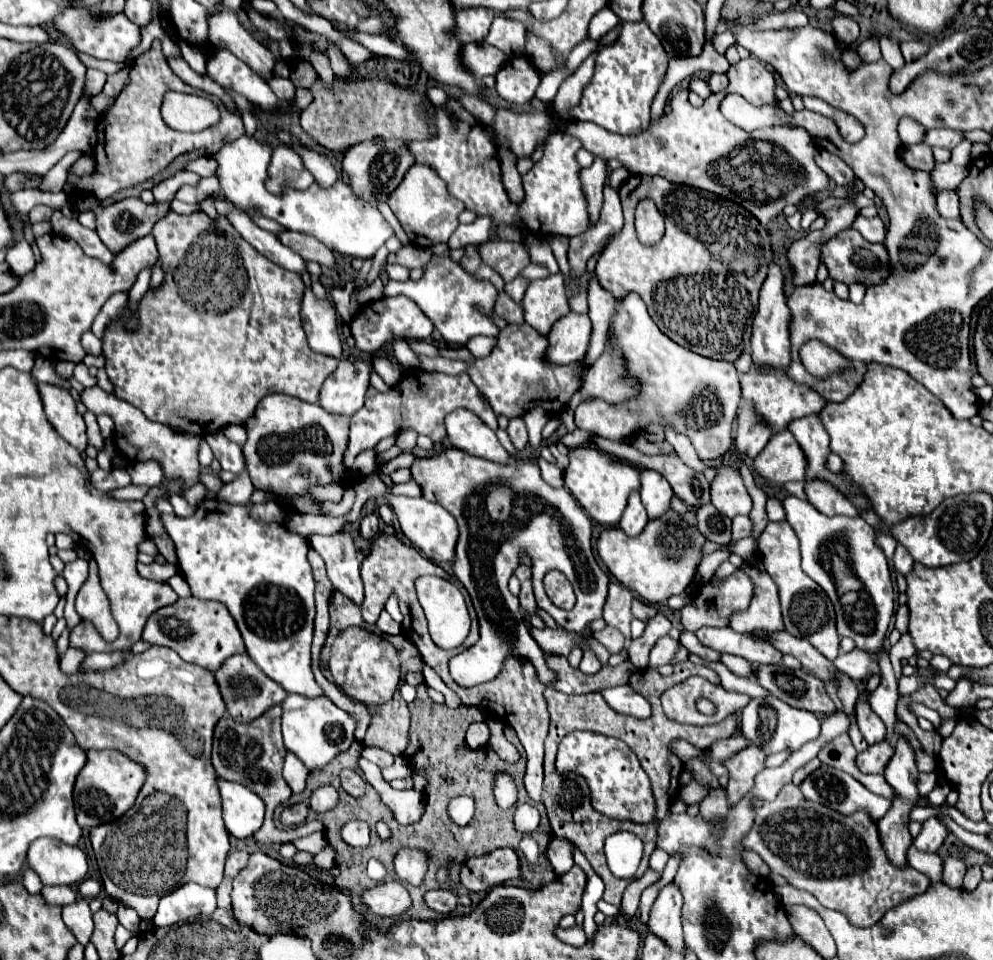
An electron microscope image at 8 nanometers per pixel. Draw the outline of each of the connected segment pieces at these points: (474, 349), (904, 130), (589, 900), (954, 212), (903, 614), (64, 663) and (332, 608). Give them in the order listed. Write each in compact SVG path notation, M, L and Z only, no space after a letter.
M475 336L468 341L466 347L473 356L479 358L489 355L495 346L495 343L496 338L494 337Z
M911 117L901 119L901 141L903 145L915 145L925 139L925 127Z
M573 847L573 855L575 855L575 865L581 867L581 869L585 871L587 879L589 879L589 881L587 881L587 887L585 887L585 893L583 893L583 911L585 911L585 923L583 923L583 927L585 927L587 937L591 939L593 933L595 933L595 921L593 921L593 915L597 913L595 903L597 903L597 901L601 899L601 895L603 895L603 881L601 881L601 877L593 871L593 867L591 867L589 861L585 859L585 855L579 853L577 847Z
M941 191L943 195L937 197L937 209L943 217L947 219L953 219L959 215L959 209L957 209L957 201L953 195L947 195L947 193L955 193L955 191Z
M901 605L895 613L895 627L901 631L901 633L907 633L907 623L909 623L909 611L905 605Z
M69 647L67 651L65 651L65 655L60 658L59 665L61 670L66 674L75 673L75 669L79 667L79 663L81 663L85 657L87 657L87 653L85 653L83 649L79 649L79 647Z
M335 591L333 597L331 597L331 605L329 605L329 613L331 613L331 631L329 635L335 637L339 635L343 629L347 627L365 627L365 629L371 629L363 617L361 617L361 611L355 603L351 603L351 599L347 599L343 593Z

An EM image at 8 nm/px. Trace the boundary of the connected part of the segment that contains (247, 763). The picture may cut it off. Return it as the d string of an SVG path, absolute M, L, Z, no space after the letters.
M281 705L271 707L267 713L261 715L261 719L255 719L251 723L235 723L227 717L227 719L221 719L215 727L213 765L215 765L217 775L221 779L245 785L247 789L251 789L265 801L265 807L267 807L265 823L253 835L259 843L287 843L287 841L295 841L299 837L307 837L307 835L323 829L323 825L319 821L309 821L301 827L293 827L293 829L285 829L285 831L281 831L273 825L273 811L279 805L287 803L289 793L291 793L291 789L287 787L287 783L281 777L285 753L287 751L285 751L285 745L281 739Z

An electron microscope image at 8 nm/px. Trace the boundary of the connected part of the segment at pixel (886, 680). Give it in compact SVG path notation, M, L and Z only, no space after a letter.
M883 649L883 655L875 655L875 661L879 663L879 669L881 669L881 685L871 693L869 705L883 719L883 723L887 727L887 741L891 741L891 737L893 737L891 727L895 725L895 703L899 697L897 679L893 675L887 649Z

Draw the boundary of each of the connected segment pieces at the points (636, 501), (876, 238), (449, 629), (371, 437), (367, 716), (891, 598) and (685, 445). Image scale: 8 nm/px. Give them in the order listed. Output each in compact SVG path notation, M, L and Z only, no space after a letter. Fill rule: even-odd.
M633 491L629 495L629 503L627 503L627 509L619 521L619 527L627 533L627 535L639 535L643 531L643 527L647 525L647 511L641 503L641 497L639 497L639 491Z
M857 215L857 219L853 221L853 229L857 229L869 243L883 243L885 241L885 225L879 217Z
M421 577L417 579L417 597L429 621L429 633L433 642L442 649L457 648L462 645L469 633L469 613L463 595L457 585L441 577Z
M411 369L405 373L405 377L389 391L389 393L379 393L377 389L369 387L365 395L365 405L361 411L357 411L351 417L351 437L349 437L349 447L345 455L345 465L351 467L353 459L365 451L373 449L381 439L389 435L397 435L403 429L411 427L419 435L427 435L433 441L445 439L445 415L451 413L457 407L465 407L479 415L491 429L497 429L497 415L491 411L491 405L487 399L481 395L481 391L473 385L469 375L461 373L457 377L451 375L439 375L439 373L427 373L419 369Z
M351 713L351 715L357 717L357 731L355 731L355 737L357 737L357 741L363 741L369 723L371 723L371 713Z
M789 495L783 501L783 507L787 511L789 525L795 529L797 537L801 539L803 571L829 595L829 599L835 607L839 635L851 637L859 649L865 649L871 653L877 653L879 649L883 649L883 639L887 635L887 629L889 629L889 623L893 617L893 609L895 609L895 593L893 593L893 583L891 583L887 559L885 559L881 547L875 543L877 531L865 519L861 519L861 515L855 519L847 519L845 515L827 517L827 515L815 511L815 507L811 507L809 501L797 499L793 495ZM837 539L845 541L847 553L849 553L849 563L853 567L853 575L861 581L861 589L857 591L857 599L849 599L845 595L839 597L837 589L835 589L833 575L827 573L823 563L821 563L823 545L827 545L827 541L837 541Z
M663 423L663 429L665 429L665 439L675 447L677 455L679 455L687 465L691 465L693 469L705 471L707 465L697 457L695 449L693 449L693 445L691 445L691 441L689 441L689 437L685 437L683 433L677 433L669 423Z

